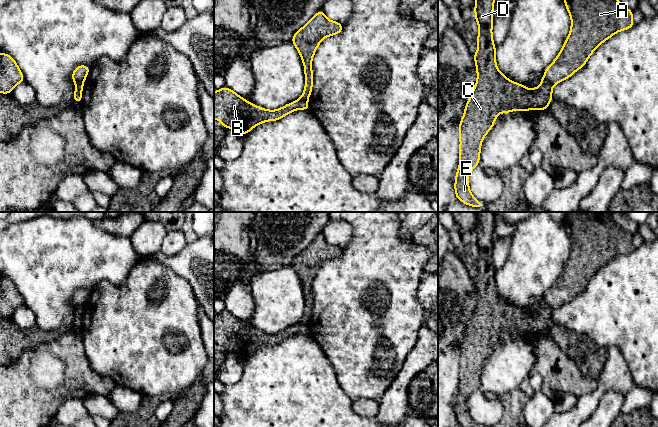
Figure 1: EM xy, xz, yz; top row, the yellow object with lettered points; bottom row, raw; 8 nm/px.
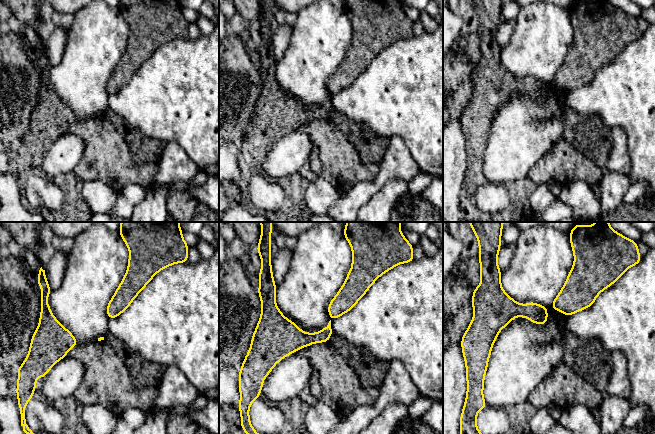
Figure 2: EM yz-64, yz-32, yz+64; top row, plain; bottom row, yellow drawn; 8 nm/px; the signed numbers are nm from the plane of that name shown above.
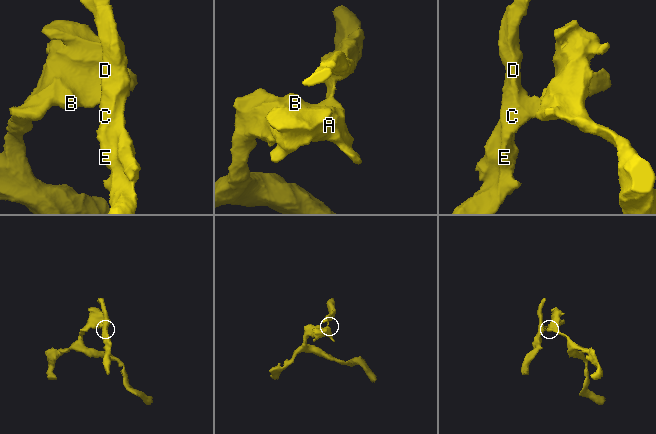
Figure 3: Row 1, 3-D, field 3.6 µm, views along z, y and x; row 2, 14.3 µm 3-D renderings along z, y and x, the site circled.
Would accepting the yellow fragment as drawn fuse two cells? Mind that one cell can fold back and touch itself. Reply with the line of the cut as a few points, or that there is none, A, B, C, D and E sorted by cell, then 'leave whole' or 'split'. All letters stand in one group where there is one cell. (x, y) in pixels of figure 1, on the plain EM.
cut in yz along (544, 299), (552, 309); A B / C D E; split

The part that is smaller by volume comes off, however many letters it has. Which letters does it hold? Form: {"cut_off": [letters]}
{"cut_off": ["C", "D", "E"]}

